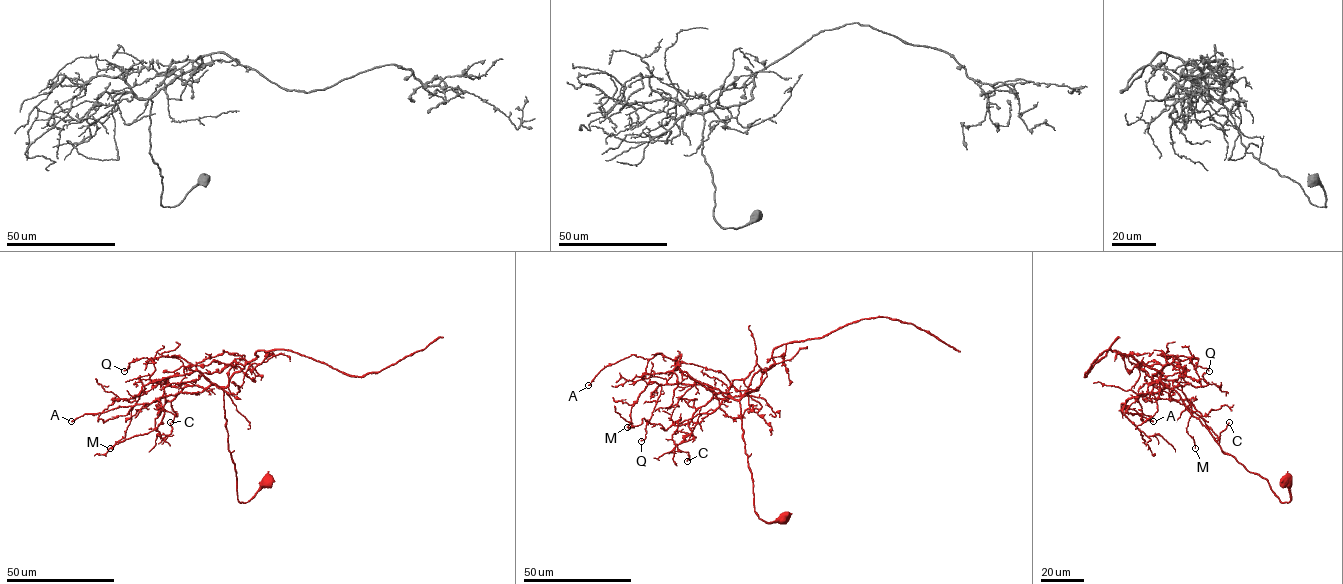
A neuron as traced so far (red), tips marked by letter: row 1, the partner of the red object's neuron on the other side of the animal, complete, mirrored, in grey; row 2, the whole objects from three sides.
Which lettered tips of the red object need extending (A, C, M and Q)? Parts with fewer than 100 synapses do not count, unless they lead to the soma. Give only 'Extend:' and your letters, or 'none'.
Extend: none

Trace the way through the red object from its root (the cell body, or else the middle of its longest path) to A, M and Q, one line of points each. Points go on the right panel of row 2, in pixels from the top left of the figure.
A: (1286, 481), (1290, 500), (1282, 502), (1266, 479), (1222, 451), (1167, 385), (1122, 404), (1128, 413), (1153, 421)
M: (1286, 481), (1290, 500), (1282, 502), (1154, 373), (1153, 385), (1192, 412), (1195, 448)
Q: (1286, 481), (1290, 500), (1282, 502), (1161, 380), (1179, 356), (1209, 371)

